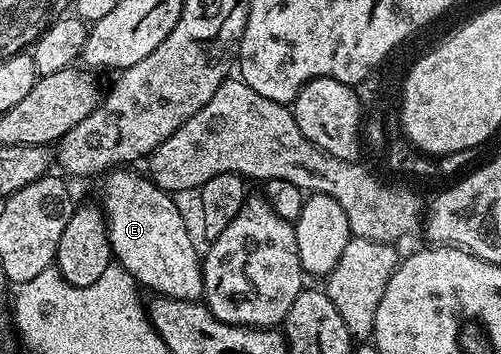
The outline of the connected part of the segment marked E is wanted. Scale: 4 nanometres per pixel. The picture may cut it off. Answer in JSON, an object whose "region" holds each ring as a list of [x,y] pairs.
{"region":[[[112,169],[103,176],[104,188],[100,191],[99,202],[102,204],[102,210],[104,212],[104,221],[108,225],[108,244],[112,247],[112,253],[115,262],[119,266],[125,267],[129,273],[135,277],[137,284],[141,288],[156,291],[157,296],[163,297],[165,299],[190,299],[193,301],[199,300],[204,294],[204,268],[202,266],[202,255],[198,250],[196,252],[196,243],[194,240],[188,236],[188,223],[184,220],[184,215],[180,212],[180,207],[175,203],[173,196],[167,191],[163,191],[159,185],[153,183],[151,178],[147,174],[135,175],[132,169]]]}

